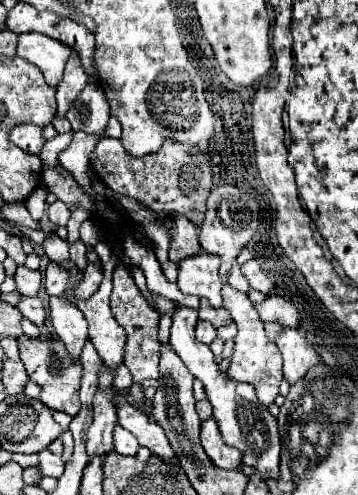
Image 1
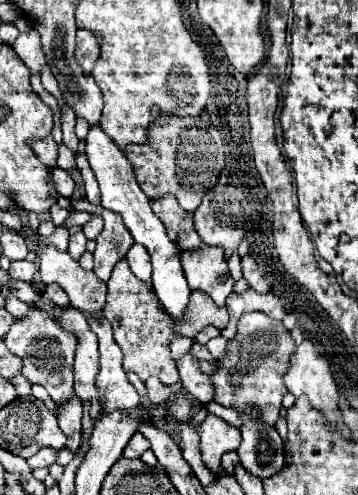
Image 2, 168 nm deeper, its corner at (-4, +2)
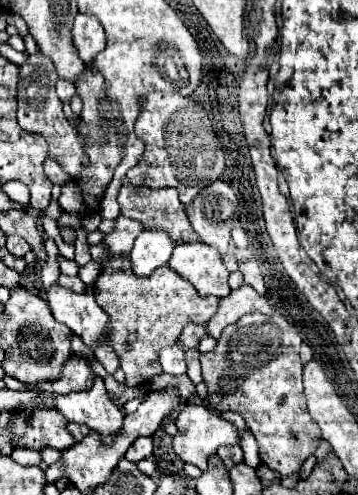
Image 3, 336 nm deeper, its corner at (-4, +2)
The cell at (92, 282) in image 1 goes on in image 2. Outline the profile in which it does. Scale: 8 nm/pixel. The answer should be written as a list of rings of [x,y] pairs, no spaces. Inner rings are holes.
[[[69,196],[68,199],[76,211],[97,212],[105,220],[105,228],[97,236],[97,248],[93,252],[93,256],[95,256],[95,268],[93,268],[93,272],[95,272],[95,276],[101,282],[107,282],[109,276],[111,276],[113,266],[121,258],[125,258],[127,250],[131,248],[133,238],[131,238],[129,230],[125,228],[123,218],[119,214],[109,212],[109,210],[105,210],[101,206],[96,206],[87,200],[75,202],[73,196]]]

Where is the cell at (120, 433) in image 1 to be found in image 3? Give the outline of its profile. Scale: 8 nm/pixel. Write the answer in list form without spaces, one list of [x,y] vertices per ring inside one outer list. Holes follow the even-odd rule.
[[[137,438],[137,440],[129,446],[125,458],[127,458],[129,462],[139,462],[139,460],[149,458],[151,454],[153,454],[153,438]]]

